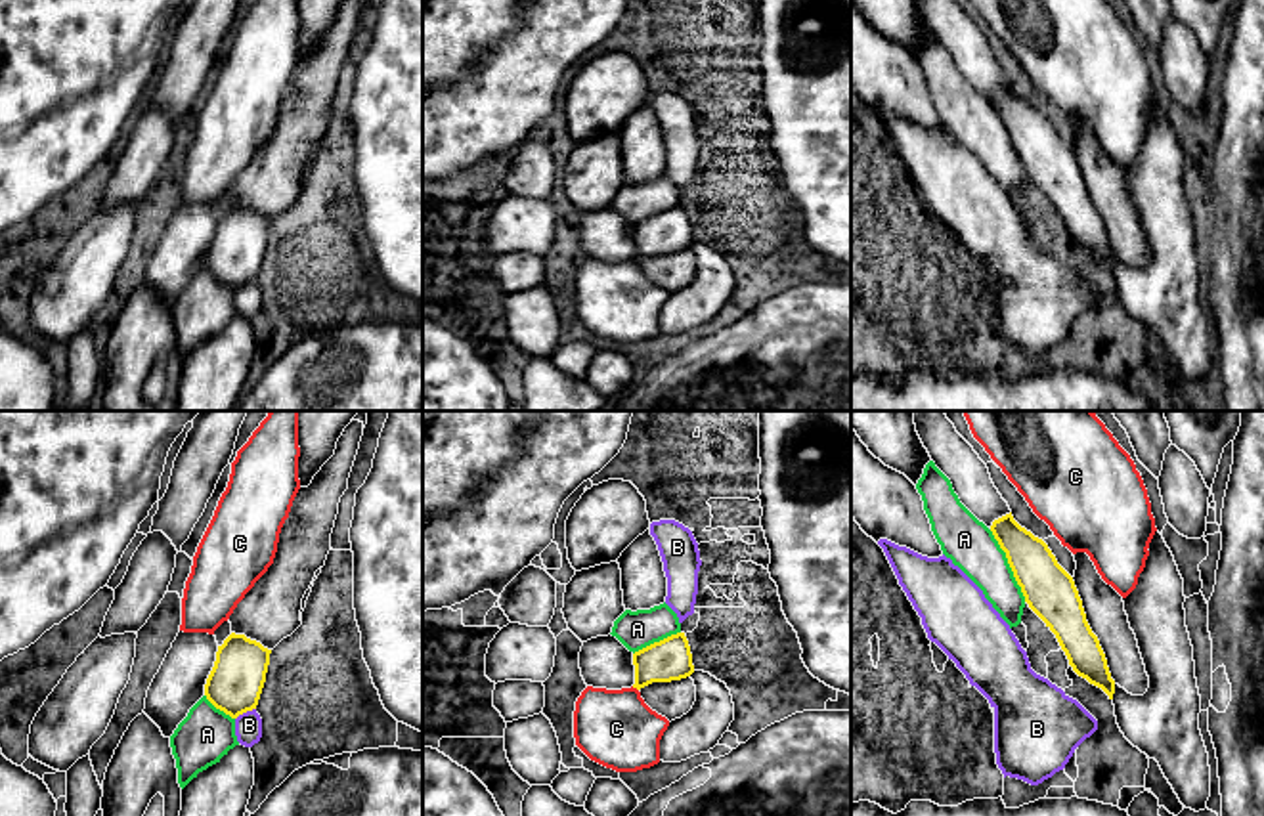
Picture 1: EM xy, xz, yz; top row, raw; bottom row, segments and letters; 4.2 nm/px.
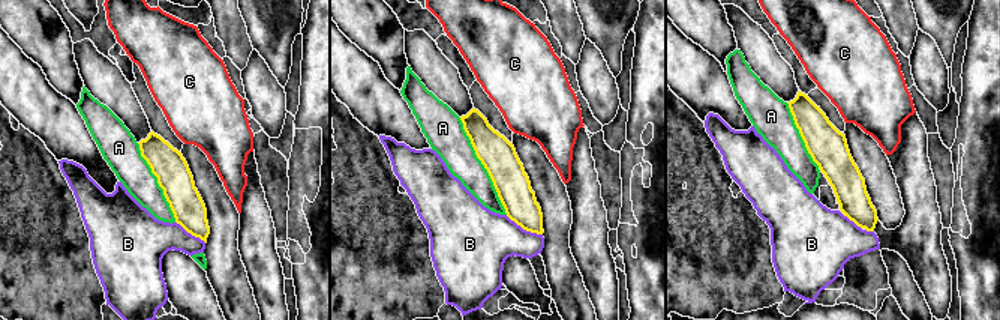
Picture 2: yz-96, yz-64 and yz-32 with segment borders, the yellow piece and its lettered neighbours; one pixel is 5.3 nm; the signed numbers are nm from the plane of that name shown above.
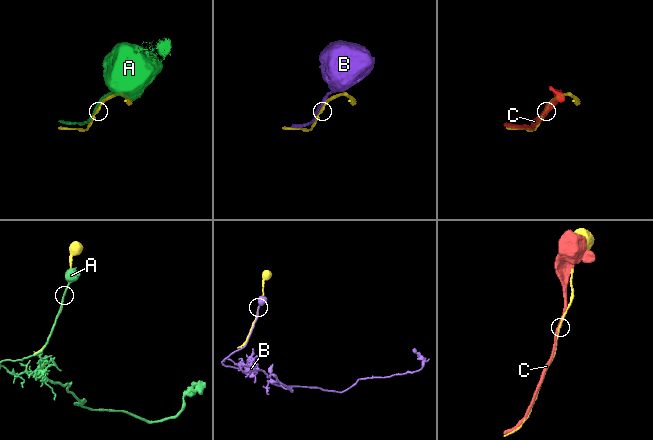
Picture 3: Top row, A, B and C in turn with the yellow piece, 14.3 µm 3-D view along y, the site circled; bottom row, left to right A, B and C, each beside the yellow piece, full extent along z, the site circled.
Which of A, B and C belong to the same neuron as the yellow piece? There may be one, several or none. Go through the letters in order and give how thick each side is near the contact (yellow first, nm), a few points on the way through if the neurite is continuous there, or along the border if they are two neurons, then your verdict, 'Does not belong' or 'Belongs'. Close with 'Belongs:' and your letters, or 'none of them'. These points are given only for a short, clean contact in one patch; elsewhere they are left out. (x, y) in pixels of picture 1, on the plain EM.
A: Thickness 220 nm (yellow) against 200 nm. Does not belong
B: Thickness 220 nm (yellow) against 110 nm. Boundary: xy (255, 279), (236, 291). Does not belong
C: Thickness 180 nm (yellow) against 320 nm. Does not belong
Belongs: none of them

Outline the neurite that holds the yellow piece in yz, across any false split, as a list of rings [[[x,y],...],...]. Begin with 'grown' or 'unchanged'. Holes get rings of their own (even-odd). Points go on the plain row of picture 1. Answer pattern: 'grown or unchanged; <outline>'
unchanged; [[[1012,84],[991,97],[1029,180],[1056,206],[1073,243],[1115,266],[1105,225],[1092,204],[1073,149],[1057,136],[1048,117],[1021,99]]]

